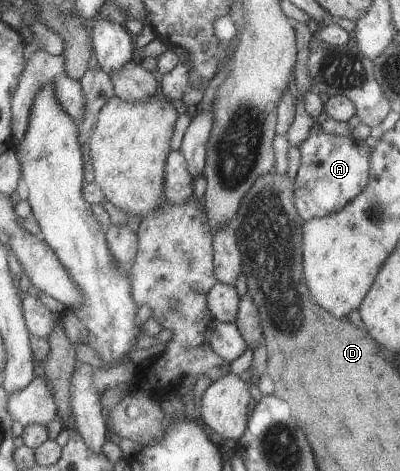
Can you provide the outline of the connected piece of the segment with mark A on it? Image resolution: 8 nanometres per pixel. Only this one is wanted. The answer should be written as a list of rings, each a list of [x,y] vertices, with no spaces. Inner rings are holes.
[[[315,122],[307,133],[307,139],[301,141],[297,148],[301,163],[293,183],[293,207],[303,221],[341,211],[368,183],[371,150],[364,141],[358,142],[351,137],[333,137]]]

